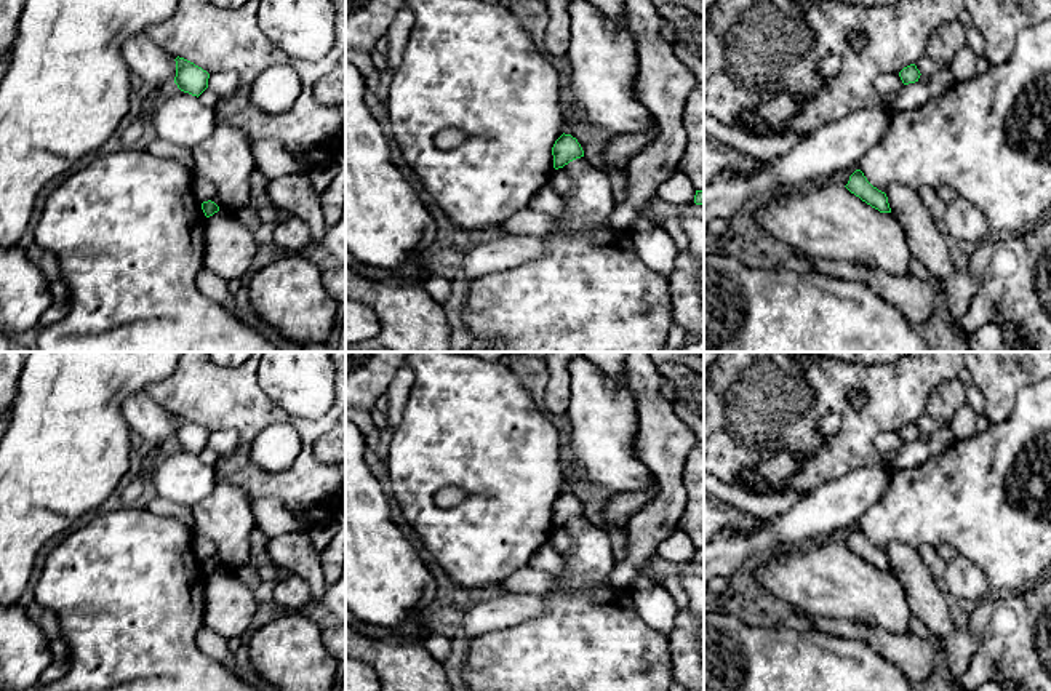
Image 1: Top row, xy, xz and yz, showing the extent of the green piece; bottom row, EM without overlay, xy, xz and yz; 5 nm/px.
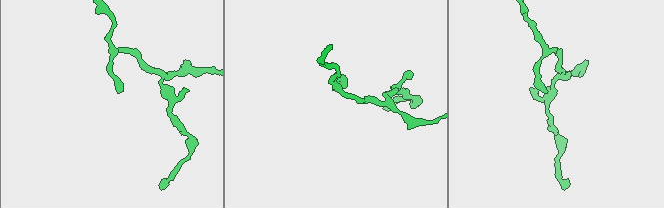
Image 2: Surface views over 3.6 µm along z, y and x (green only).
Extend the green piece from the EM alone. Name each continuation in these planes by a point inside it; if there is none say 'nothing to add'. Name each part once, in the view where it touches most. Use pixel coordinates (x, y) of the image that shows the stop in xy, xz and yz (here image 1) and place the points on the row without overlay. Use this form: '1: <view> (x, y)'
nothing to add

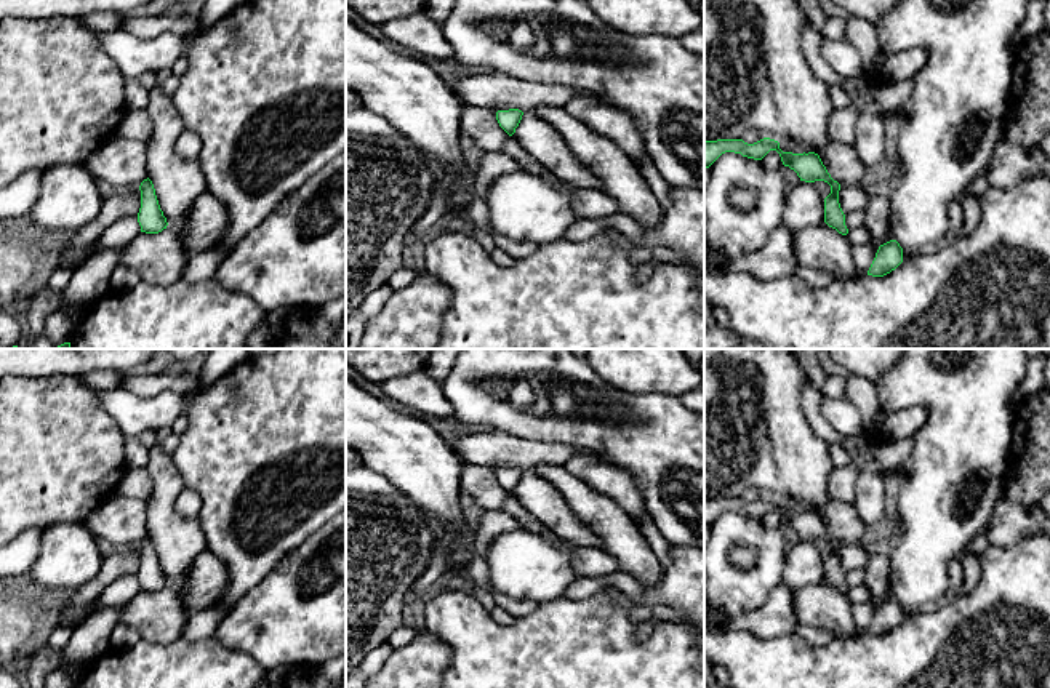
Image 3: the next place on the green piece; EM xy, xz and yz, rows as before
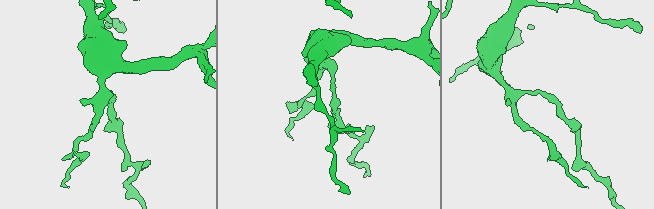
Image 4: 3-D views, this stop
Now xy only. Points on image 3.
nothing to add

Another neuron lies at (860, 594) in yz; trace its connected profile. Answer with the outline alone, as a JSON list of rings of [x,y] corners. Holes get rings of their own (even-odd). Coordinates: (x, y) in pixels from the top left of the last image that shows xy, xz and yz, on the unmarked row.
[[[855,586],[852,589],[848,589],[848,592],[845,594],[848,603],[852,606],[860,605],[860,603],[866,603],[872,598],[871,590],[866,586]]]

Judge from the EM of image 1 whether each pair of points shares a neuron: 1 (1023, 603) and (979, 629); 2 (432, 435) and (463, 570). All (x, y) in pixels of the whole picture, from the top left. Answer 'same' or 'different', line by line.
1: same
2: same

